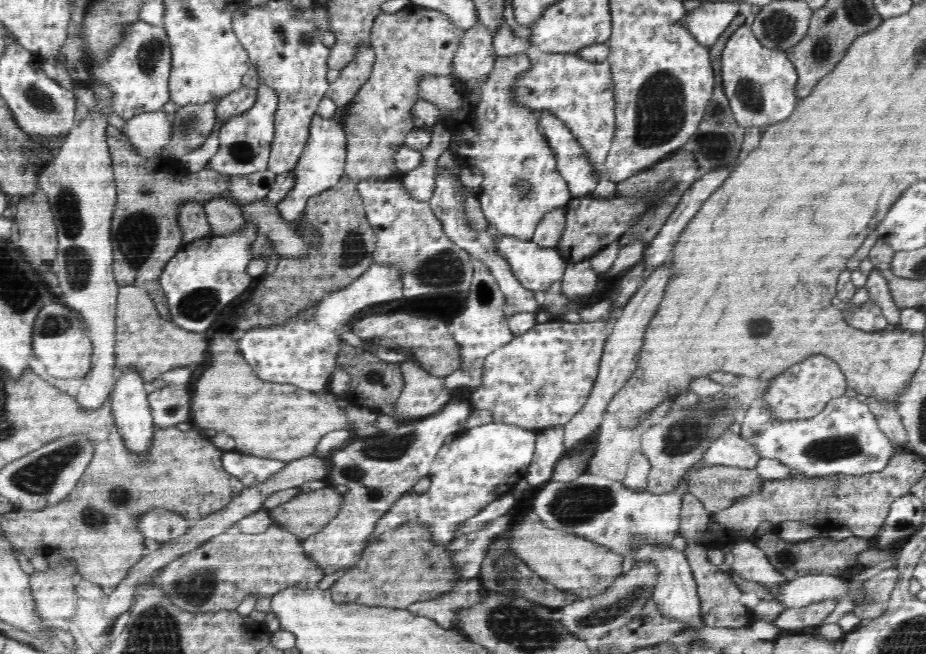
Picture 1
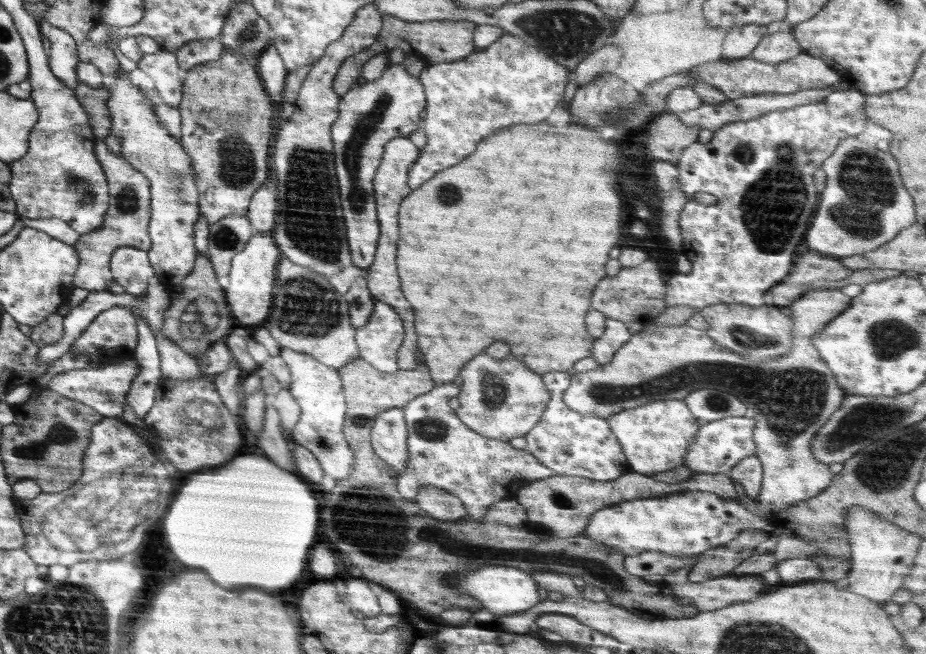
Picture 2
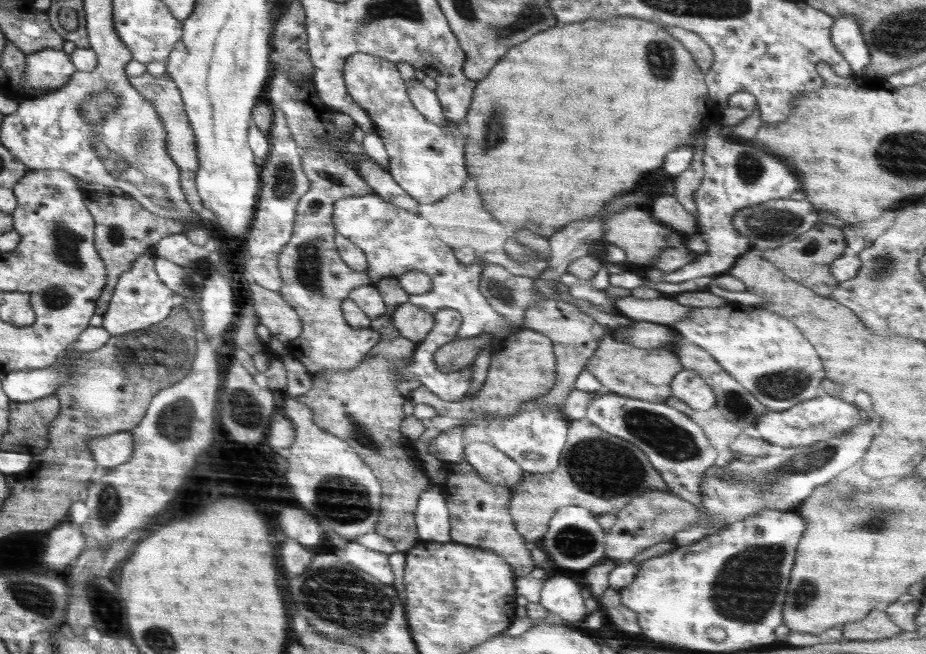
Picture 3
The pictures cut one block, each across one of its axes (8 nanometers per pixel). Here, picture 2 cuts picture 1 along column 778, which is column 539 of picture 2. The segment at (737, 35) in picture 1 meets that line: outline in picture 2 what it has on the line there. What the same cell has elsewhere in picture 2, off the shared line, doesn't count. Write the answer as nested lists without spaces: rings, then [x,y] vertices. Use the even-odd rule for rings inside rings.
[[[504,32],[503,35],[488,48],[468,53],[466,58],[452,63],[430,65],[419,75],[425,92],[426,118],[420,126],[427,134],[426,146],[419,149],[419,155],[410,165],[407,174],[407,185],[411,191],[420,188],[437,172],[454,166],[470,152],[476,150],[478,142],[496,131],[515,124],[536,124],[546,120],[552,110],[561,102],[570,79],[570,70],[557,64],[533,46],[526,44],[513,34]]]

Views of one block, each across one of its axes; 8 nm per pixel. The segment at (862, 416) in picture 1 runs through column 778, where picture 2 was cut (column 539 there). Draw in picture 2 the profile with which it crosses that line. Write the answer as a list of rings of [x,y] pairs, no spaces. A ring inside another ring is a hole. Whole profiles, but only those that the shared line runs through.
[[[567,371],[547,372],[542,375],[543,383],[550,391],[547,410],[542,413],[539,422],[524,436],[526,450],[554,471],[554,475],[567,475],[608,482],[633,472],[626,461],[622,447],[610,431],[606,418],[584,416],[570,410],[562,396],[569,387],[571,376]]]

